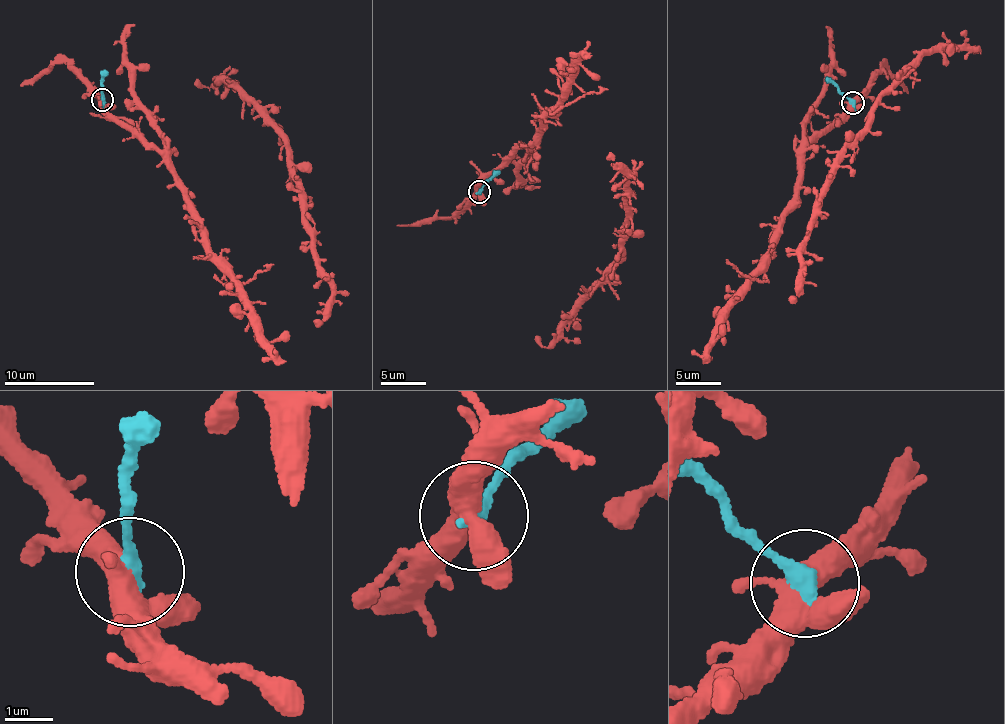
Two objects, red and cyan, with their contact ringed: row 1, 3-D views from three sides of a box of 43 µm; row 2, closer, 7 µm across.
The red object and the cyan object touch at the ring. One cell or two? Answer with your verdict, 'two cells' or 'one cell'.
two cells

